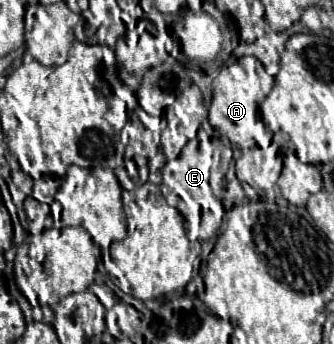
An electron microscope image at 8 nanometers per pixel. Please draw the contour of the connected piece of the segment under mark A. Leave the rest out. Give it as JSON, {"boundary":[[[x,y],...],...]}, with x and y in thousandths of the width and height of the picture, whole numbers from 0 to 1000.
{"boundary":[[[725,166],[689,189],[671,189],[659,218],[641,230],[641,282],[635,282],[629,302],[629,363],[659,392],[689,404],[698,427],[698,462],[707,474],[707,509],[719,526],[743,532],[763,549],[781,547],[781,480],[793,436],[817,398],[817,390],[796,375],[772,317],[817,250],[820,227],[793,206],[787,186],[766,166]]]}

